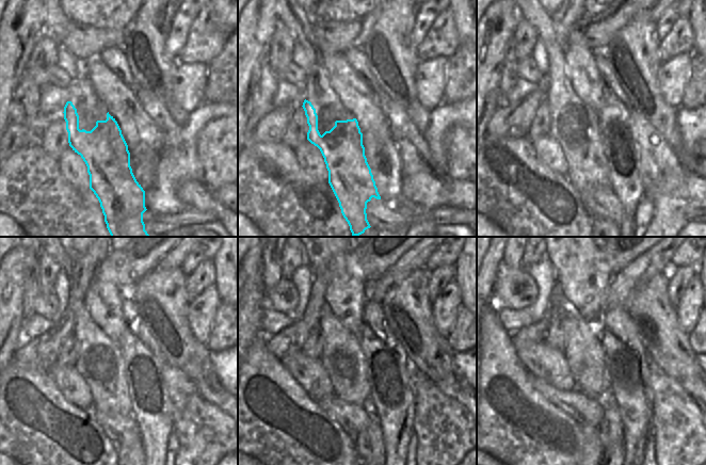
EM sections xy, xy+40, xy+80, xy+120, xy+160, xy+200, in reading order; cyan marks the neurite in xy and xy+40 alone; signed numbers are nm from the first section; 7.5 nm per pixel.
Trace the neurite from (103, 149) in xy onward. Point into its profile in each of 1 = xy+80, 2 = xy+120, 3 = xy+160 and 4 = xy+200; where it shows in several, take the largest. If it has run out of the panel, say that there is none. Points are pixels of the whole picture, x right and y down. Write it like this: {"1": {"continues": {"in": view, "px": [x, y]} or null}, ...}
{"1": {"continues": {"in": "xy+80", "px": [588, 169]}}, "2": {"continues": {"in": "xy+120", "px": [107, 380]}}, "3": {"continues": {"in": "xy+160", "px": [348, 373]}}, "4": {"continues": {"in": "xy+200", "px": [589, 372]}}}

